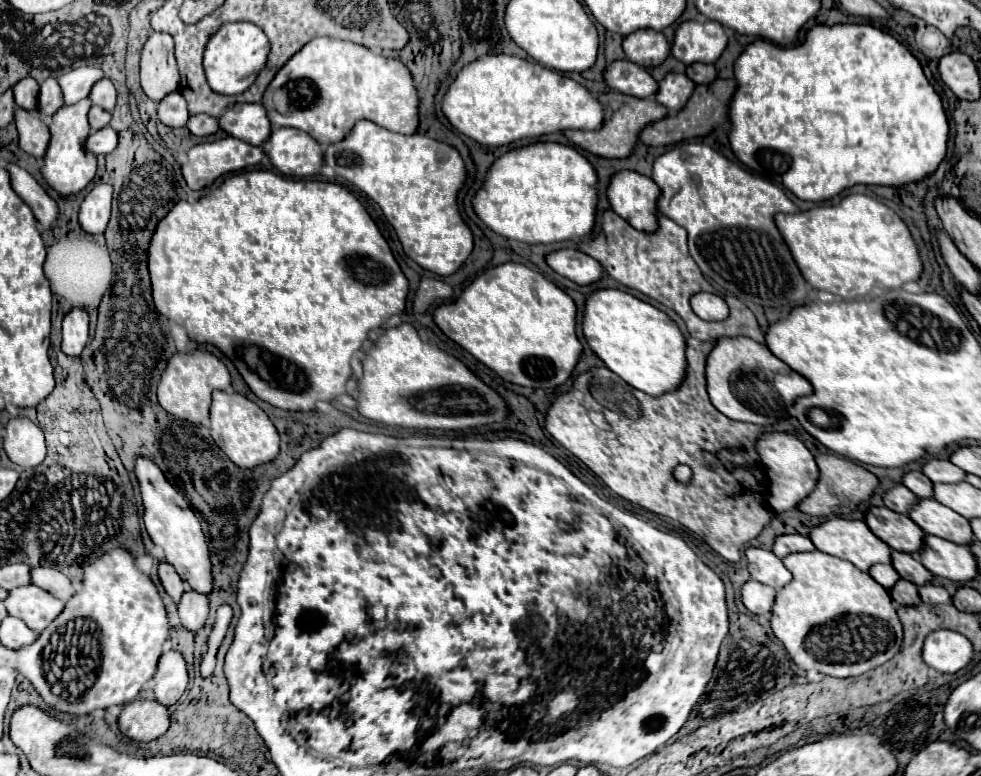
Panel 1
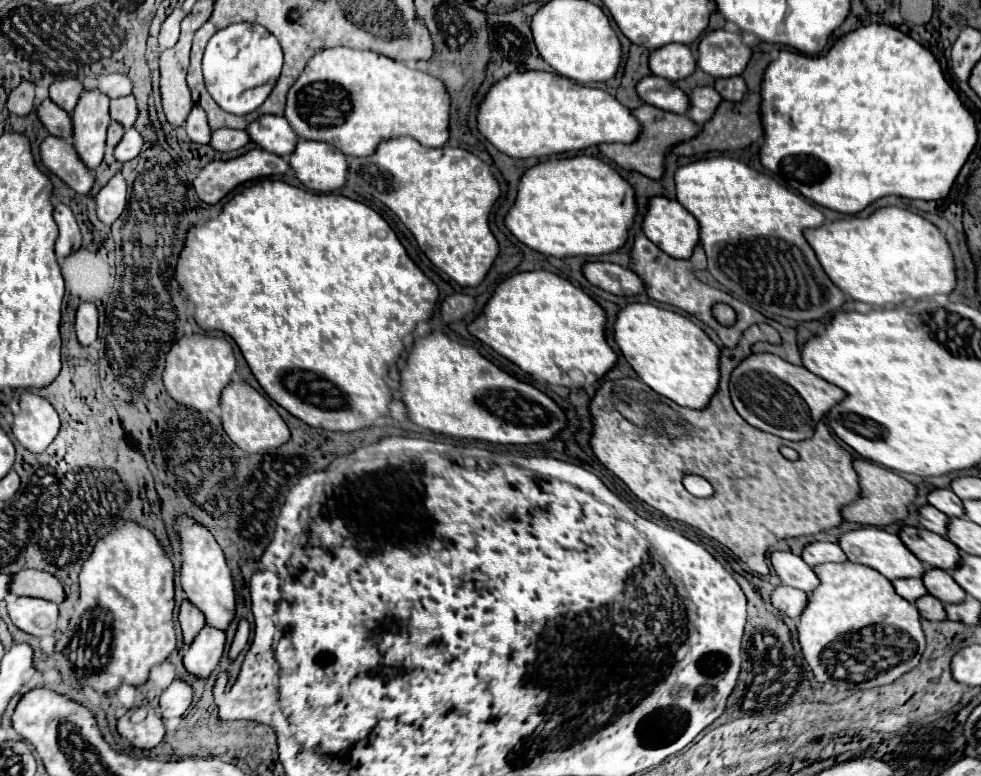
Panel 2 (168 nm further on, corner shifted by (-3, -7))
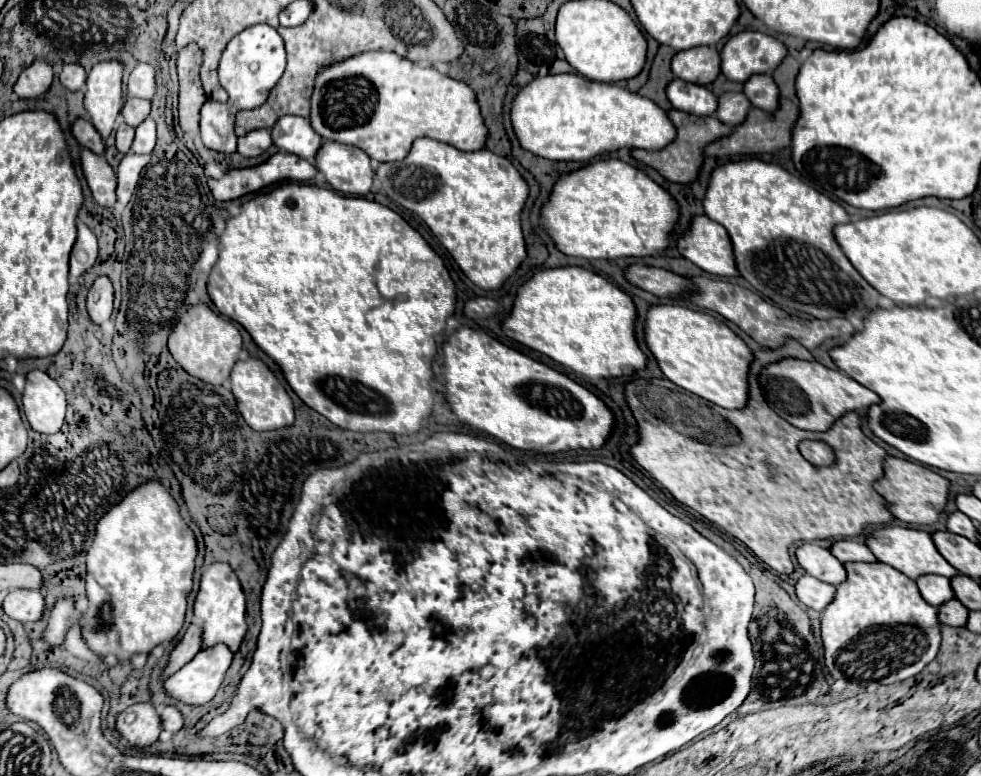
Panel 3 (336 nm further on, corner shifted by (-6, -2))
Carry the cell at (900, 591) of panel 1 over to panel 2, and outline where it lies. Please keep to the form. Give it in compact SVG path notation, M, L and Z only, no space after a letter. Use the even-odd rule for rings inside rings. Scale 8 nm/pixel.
M929 594L927 596L921 596L915 602L915 606L917 606L921 618L925 618L925 620L945 620L947 618L945 616L945 610L943 610L943 604L937 598L929 596Z

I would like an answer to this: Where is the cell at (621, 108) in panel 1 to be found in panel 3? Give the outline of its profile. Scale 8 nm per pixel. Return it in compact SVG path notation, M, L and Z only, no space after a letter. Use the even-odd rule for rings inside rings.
M670 111L670 119L678 129L678 137L674 143L670 143L668 147L660 149L660 151L642 151L642 149L632 149L632 157L654 167L662 177L676 181L676 183L694 183L698 179L698 173L702 169L704 163L704 147L708 143L714 143L714 139L722 139L726 135L730 135L730 127L726 127L718 117L696 117L684 111Z

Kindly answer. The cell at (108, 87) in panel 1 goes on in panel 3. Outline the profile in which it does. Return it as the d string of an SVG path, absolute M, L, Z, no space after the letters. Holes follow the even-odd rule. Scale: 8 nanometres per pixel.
M130 97L126 103L124 103L124 109L122 109L122 119L126 125L130 127L138 127L150 113L150 101L146 99L136 99L136 97Z

